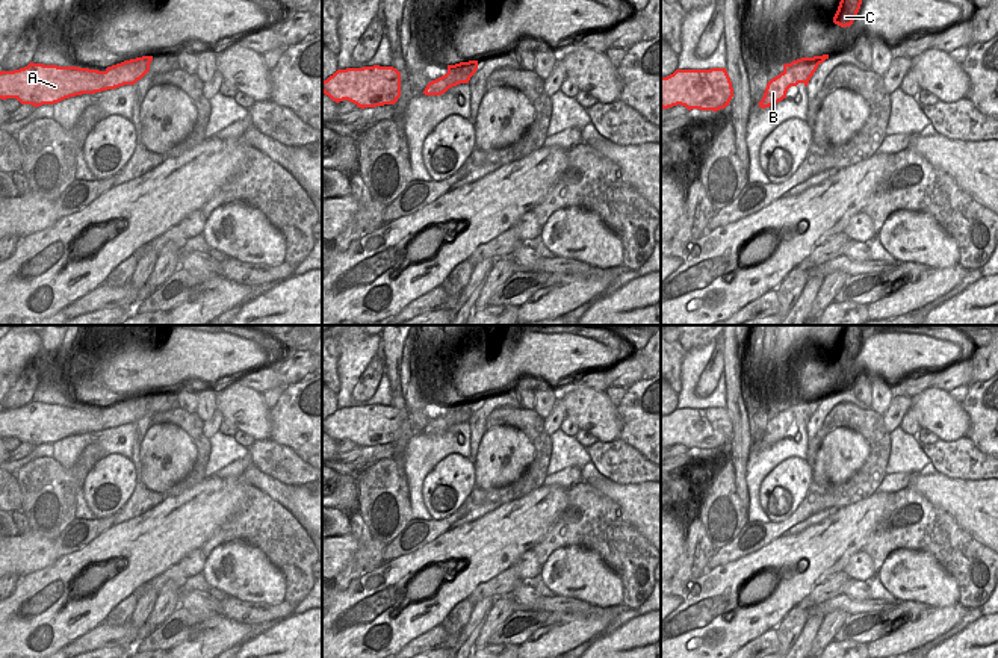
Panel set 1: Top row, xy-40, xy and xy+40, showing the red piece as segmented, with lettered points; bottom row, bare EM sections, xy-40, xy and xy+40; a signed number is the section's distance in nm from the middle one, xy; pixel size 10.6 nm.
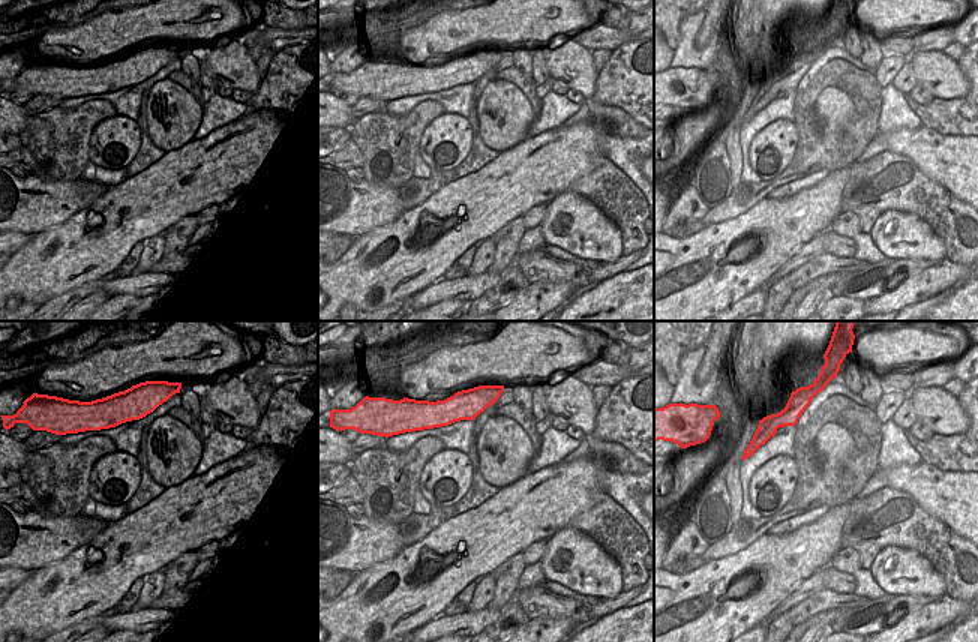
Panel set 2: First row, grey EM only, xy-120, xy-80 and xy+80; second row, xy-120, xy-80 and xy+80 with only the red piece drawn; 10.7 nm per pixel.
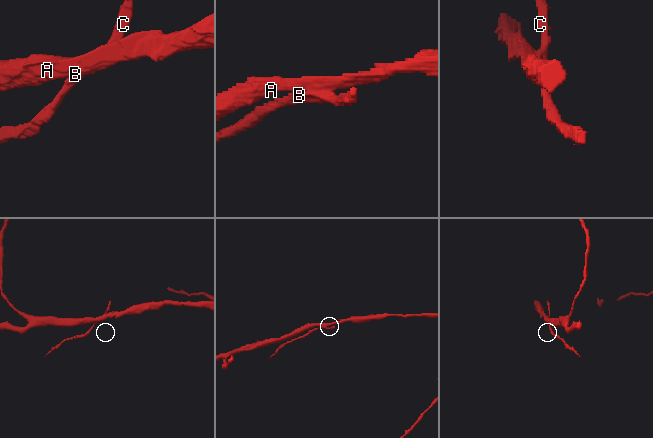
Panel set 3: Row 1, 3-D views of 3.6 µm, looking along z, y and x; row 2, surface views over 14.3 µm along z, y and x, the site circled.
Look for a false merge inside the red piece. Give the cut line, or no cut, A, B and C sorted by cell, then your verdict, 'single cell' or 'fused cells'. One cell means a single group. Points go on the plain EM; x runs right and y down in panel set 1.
xy (474, 400), (468, 407), (472, 412) | A / B C | fused cells

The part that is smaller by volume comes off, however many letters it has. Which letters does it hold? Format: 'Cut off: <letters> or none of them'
Cut off: B, C

